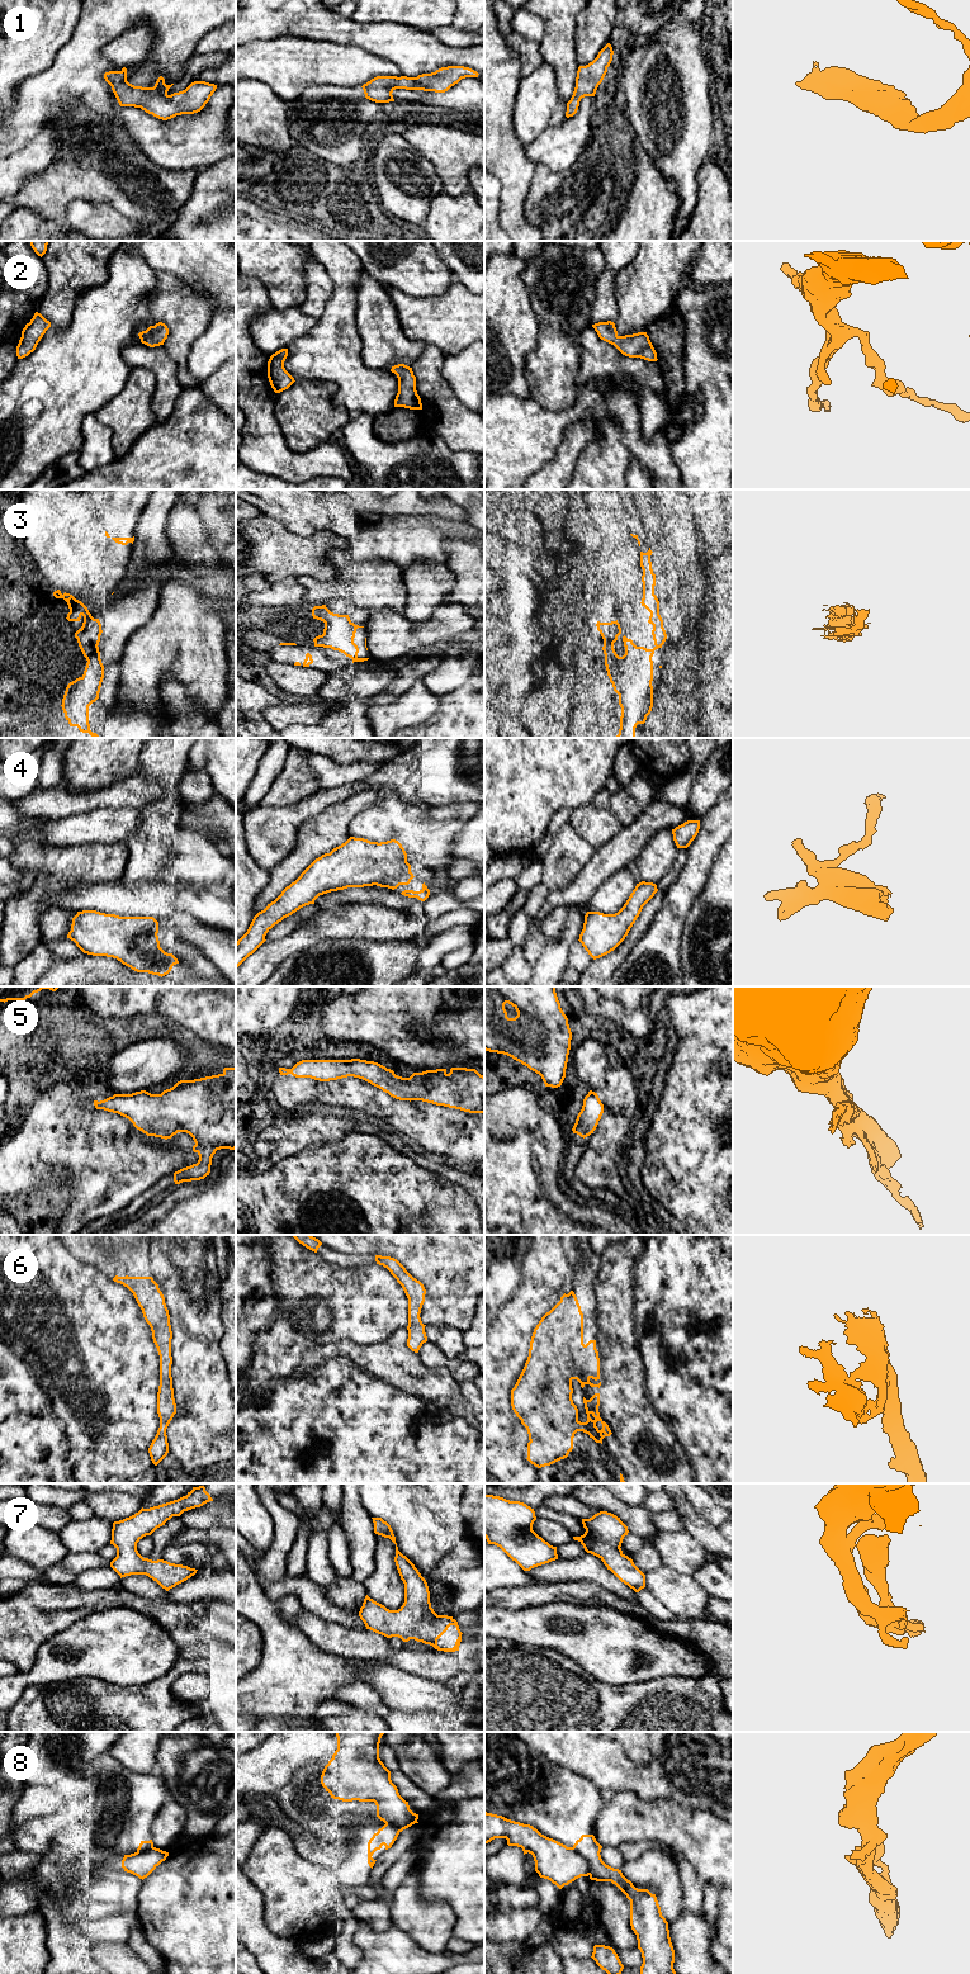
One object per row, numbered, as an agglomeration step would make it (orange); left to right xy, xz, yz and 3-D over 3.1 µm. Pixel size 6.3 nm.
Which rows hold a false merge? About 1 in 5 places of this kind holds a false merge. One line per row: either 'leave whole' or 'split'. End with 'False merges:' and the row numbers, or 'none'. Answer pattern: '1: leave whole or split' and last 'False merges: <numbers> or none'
1: leave whole
2: leave whole
3: leave whole
4: leave whole
5: leave whole
6: leave whole
7: leave whole
8: split
False merges: 8

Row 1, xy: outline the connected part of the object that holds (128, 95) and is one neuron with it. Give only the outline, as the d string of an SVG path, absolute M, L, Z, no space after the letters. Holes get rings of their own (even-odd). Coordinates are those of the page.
M126 67L105 72L104 79L120 106L141 108L162 120L200 112L217 89L214 84L194 81L185 90L169 95L167 91L174 84L166 85L162 76L153 87L134 86L127 81Z

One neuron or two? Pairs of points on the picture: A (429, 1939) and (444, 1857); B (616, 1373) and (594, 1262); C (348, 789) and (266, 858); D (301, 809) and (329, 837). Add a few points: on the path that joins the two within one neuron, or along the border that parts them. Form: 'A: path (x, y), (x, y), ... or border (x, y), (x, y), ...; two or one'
A: border (419, 1877), (420, 1894), (445, 1901), (454, 1925); two
B: border (600, 1257), (600, 1264), (594, 1281); two
C: path (325, 798), (306, 809), (279, 836); one
D: border (336, 804), (311, 817), (294, 843); two

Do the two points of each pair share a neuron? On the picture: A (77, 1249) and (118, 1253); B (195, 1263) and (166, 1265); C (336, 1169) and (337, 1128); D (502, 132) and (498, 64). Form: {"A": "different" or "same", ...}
{"A": "same", "B": "different", "C": "different", "D": "same"}

